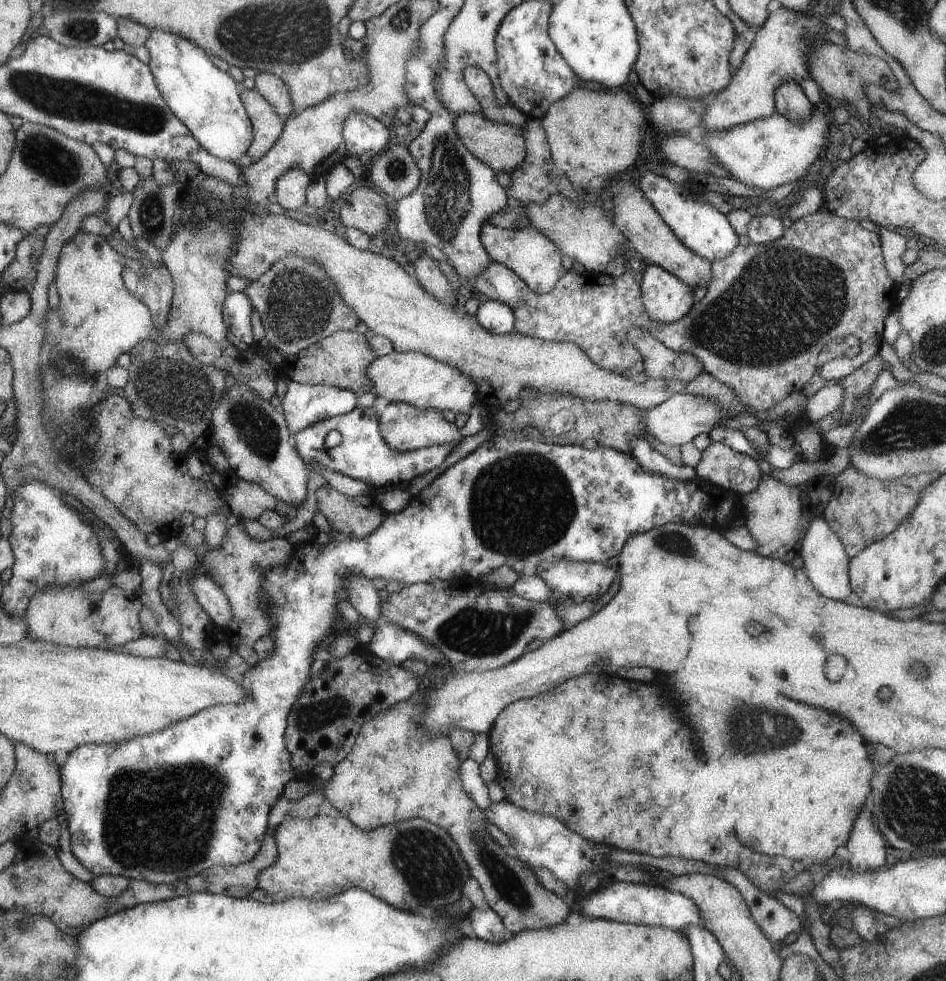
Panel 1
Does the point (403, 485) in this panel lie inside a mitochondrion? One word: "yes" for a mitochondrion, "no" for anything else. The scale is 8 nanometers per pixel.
no

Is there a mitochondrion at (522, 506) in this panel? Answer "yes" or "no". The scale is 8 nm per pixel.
yes

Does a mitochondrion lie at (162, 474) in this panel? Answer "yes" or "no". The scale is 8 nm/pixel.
no

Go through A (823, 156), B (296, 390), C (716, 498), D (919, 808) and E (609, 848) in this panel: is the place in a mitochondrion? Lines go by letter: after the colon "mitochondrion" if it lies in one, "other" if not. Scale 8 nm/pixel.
A: other
B: other
C: other
D: mitochondrion
E: other

